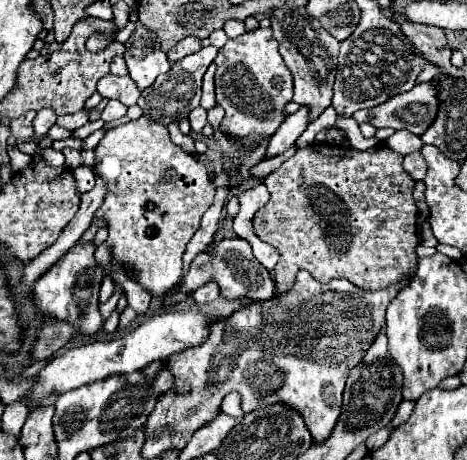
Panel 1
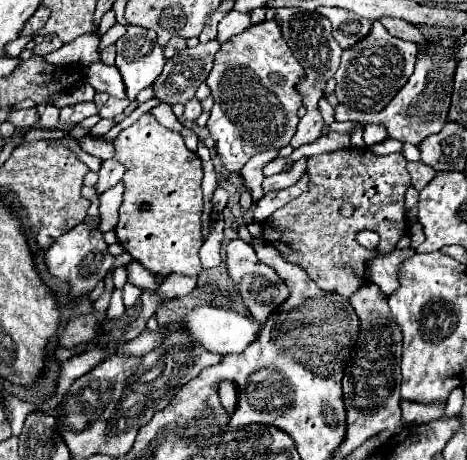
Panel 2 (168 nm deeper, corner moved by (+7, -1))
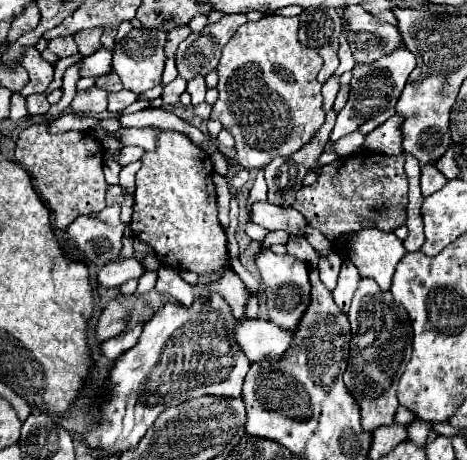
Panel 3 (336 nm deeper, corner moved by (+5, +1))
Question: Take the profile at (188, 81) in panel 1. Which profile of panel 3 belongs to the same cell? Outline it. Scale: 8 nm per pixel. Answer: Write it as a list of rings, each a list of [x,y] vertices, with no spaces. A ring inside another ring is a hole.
[[[224,15],[220,21],[208,23],[198,35],[190,33],[176,51],[178,75],[190,81],[198,73],[210,73],[218,65],[222,47],[246,21],[246,15]]]

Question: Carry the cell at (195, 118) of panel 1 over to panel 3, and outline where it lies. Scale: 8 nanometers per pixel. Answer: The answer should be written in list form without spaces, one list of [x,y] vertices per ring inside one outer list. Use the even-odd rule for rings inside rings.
[[[196,75],[194,79],[188,81],[188,93],[192,95],[192,105],[198,105],[204,101],[204,93],[206,93],[206,81],[202,75]]]

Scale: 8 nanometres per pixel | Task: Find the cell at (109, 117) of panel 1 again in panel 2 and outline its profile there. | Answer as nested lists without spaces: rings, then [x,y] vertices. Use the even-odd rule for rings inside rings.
[[[110,97],[110,99],[104,103],[104,107],[100,109],[100,117],[104,117],[104,119],[114,119],[116,115],[122,115],[122,111],[124,111],[128,105],[130,105],[128,99],[114,99],[114,97]]]

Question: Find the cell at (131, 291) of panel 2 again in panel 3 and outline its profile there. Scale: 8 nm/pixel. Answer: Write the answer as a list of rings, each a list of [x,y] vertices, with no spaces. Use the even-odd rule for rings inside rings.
[[[144,271],[144,275],[140,277],[140,283],[138,283],[138,293],[148,293],[156,287],[156,279],[158,279],[158,271]]]

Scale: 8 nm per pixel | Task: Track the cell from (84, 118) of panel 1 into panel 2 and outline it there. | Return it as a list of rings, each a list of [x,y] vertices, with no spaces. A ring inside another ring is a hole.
[[[80,103],[80,105],[72,105],[72,107],[64,107],[64,109],[60,109],[60,123],[76,125],[82,119],[96,115],[96,113],[98,113],[98,109],[94,103]]]

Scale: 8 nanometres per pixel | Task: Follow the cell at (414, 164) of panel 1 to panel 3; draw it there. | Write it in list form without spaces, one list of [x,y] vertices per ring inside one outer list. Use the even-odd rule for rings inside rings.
[[[434,165],[432,167],[422,167],[422,179],[420,181],[422,181],[422,195],[424,197],[440,191],[448,183],[448,179]]]

